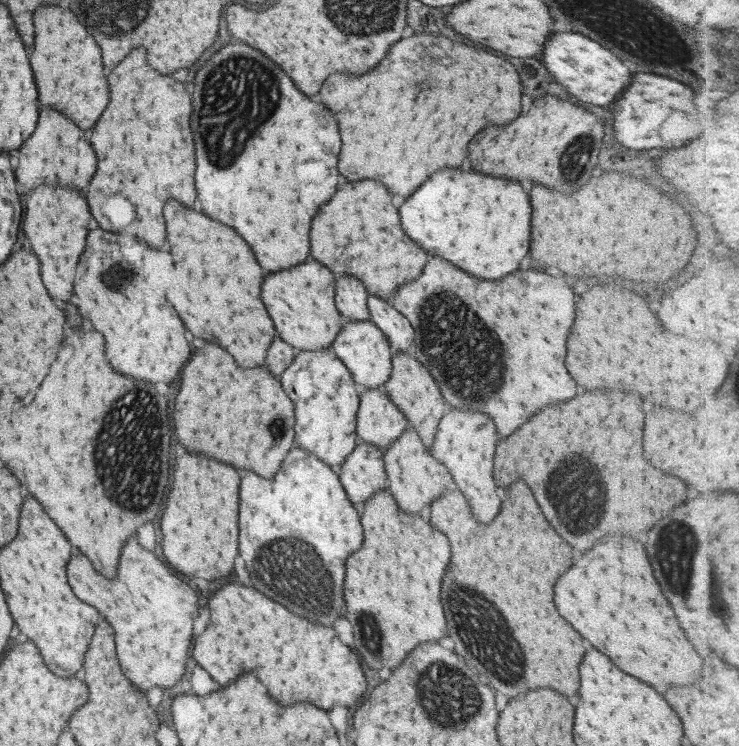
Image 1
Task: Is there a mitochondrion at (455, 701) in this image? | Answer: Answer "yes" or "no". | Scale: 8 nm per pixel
yes

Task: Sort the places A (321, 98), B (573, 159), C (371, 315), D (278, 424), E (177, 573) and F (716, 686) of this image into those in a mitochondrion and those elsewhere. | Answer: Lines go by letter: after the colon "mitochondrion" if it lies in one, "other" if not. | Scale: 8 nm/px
A: other
B: mitochondrion
C: other
D: mitochondrion
E: other
F: other

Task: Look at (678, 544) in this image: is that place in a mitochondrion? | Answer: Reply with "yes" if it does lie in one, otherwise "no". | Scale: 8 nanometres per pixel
yes

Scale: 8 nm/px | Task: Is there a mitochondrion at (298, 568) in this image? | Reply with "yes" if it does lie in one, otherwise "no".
yes

